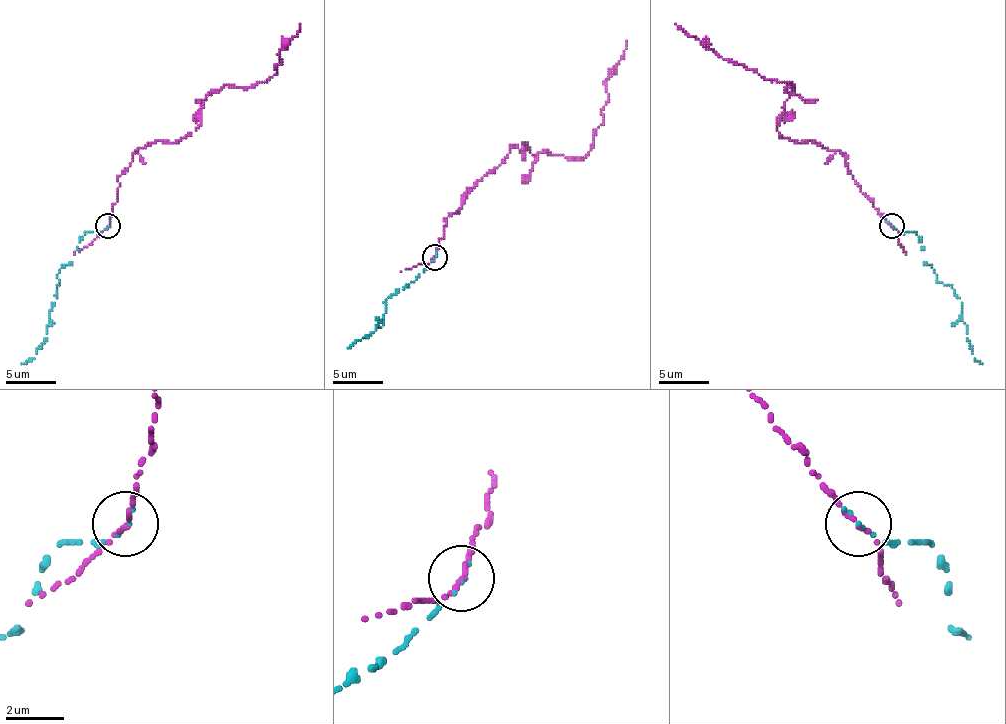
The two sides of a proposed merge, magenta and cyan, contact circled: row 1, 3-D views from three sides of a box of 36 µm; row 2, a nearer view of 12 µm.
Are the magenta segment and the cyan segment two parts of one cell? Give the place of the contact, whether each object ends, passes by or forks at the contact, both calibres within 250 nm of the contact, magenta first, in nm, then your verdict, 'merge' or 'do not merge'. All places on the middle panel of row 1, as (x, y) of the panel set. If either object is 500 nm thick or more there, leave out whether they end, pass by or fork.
(434, 257) | magenta passes by | cyan ends | 140/100 nm | merge

